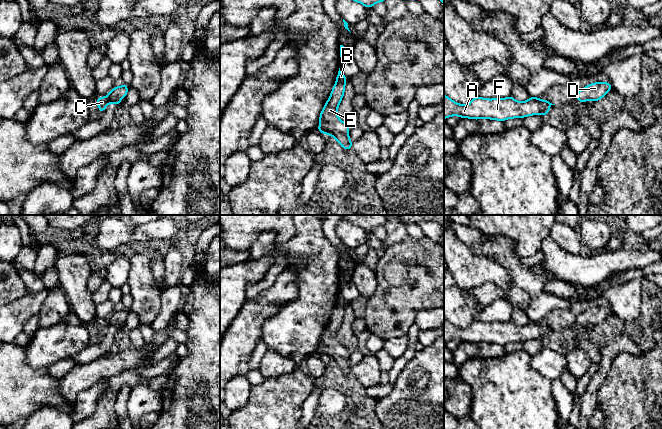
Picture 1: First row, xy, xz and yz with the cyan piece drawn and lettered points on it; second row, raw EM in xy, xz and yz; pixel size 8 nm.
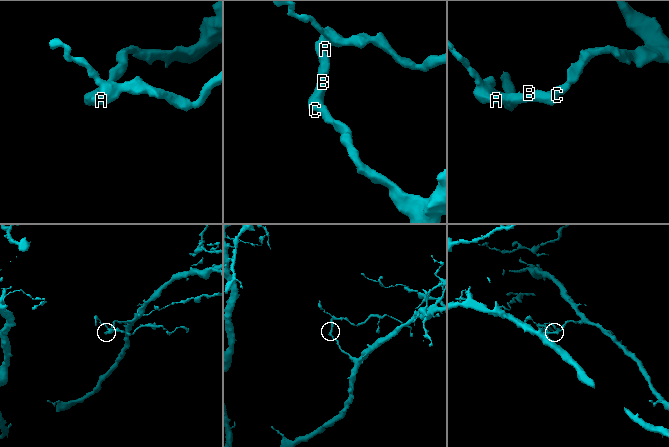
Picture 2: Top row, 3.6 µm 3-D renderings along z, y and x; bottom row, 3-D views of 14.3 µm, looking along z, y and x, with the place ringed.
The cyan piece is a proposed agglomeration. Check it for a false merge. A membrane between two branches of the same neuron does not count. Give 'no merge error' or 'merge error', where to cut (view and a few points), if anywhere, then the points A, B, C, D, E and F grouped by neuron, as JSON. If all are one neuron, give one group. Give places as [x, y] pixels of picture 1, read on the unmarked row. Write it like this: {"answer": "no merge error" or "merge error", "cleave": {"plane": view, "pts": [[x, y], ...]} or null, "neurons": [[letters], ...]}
{"answer": "no merge error", "cleave": null, "neurons": [["A", "B", "C", "D", "E", "F"]]}

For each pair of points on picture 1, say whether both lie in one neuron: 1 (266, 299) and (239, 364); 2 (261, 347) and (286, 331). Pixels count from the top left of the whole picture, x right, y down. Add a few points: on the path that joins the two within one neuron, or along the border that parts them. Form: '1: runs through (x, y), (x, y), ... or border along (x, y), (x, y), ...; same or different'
1: runs through (255, 315), (249, 321), (239, 341), (239, 348); same
2: border along (260, 338), (268, 349); different

